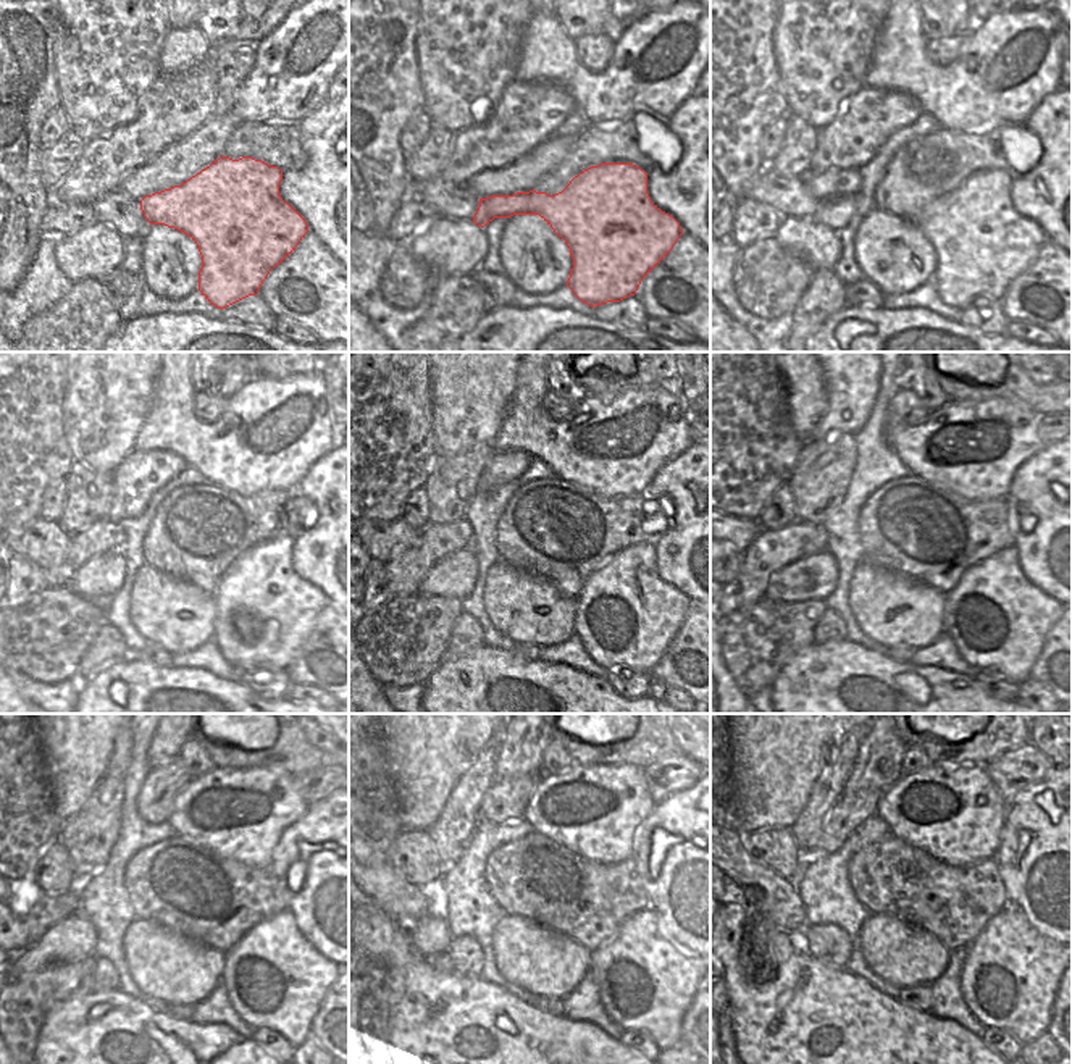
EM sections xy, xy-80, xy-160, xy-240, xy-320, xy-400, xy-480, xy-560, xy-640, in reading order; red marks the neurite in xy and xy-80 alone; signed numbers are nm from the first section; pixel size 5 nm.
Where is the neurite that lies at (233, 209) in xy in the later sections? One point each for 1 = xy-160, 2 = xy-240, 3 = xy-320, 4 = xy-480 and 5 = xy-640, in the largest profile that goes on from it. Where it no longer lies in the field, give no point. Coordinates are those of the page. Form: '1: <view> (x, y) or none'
1: xy-160 (980, 241)
2: xy-240 (263, 612)
3: xy-320 (627, 615)
4: xy-480 (275, 979)
5: xy-640 (1011, 974)

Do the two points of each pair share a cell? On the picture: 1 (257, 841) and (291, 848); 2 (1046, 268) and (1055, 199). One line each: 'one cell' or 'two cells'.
1: two cells
2: two cells

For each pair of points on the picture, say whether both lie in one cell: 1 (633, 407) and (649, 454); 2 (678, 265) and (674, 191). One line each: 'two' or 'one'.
1: one
2: two

